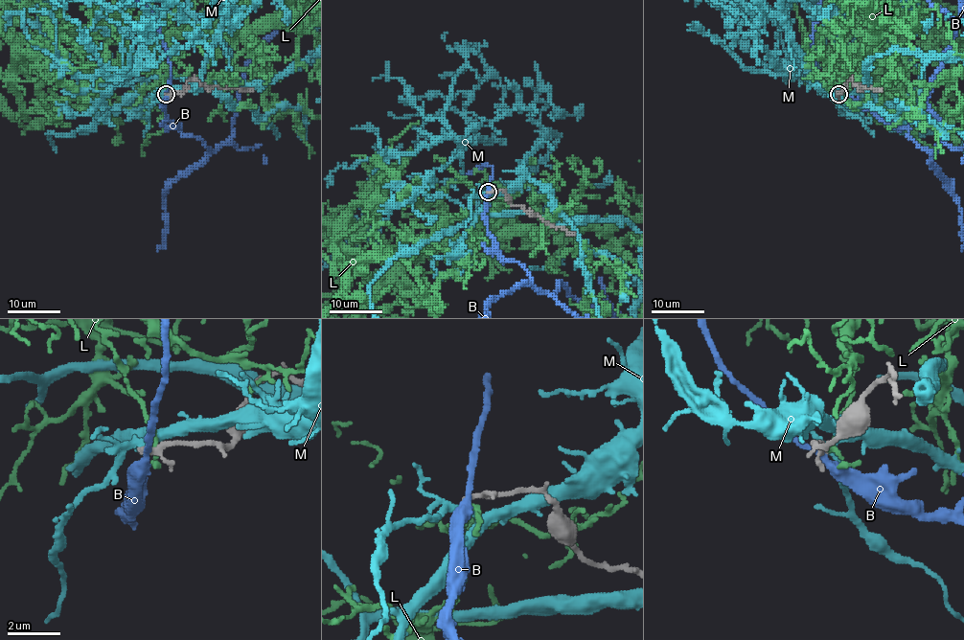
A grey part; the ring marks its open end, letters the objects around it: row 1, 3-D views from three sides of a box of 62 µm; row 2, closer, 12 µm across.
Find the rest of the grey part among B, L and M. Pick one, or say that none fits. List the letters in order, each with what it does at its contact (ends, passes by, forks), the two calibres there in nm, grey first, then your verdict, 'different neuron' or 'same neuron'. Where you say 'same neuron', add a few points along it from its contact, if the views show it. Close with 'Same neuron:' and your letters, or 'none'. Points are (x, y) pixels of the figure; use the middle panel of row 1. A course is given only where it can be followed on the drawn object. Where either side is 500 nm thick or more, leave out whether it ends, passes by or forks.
B: it passes by | 170/280 nm | different neuron
L: it passes by | 160/150 nm | different neuron
M: it forks | 140/200 nm | different neuron
Same neuron: none

